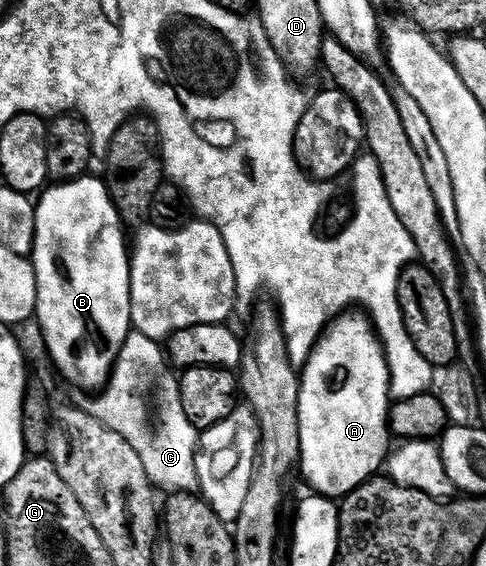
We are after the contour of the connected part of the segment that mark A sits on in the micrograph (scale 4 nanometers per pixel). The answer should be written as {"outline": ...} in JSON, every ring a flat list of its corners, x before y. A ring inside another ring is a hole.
{"outline":[[341,320,333,329,322,335,317,342,317,347,313,349,308,360,304,361,303,368,305,373,300,373,301,393,298,394,298,418,299,418,299,438,301,439,301,455,299,469,305,475,305,480,310,484,312,491,318,496,327,496,330,498,344,498,350,496,360,484,365,484,369,479,376,477,377,472,386,467,387,461,391,455,389,440,391,433,389,430,389,409,391,407,391,393,389,391,389,357,383,347,374,325,367,322,364,324,361,320]]}

